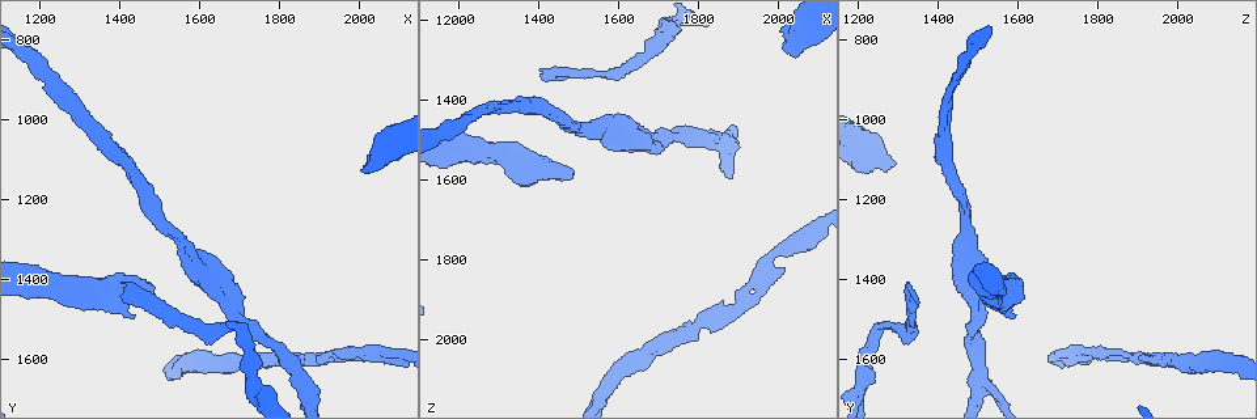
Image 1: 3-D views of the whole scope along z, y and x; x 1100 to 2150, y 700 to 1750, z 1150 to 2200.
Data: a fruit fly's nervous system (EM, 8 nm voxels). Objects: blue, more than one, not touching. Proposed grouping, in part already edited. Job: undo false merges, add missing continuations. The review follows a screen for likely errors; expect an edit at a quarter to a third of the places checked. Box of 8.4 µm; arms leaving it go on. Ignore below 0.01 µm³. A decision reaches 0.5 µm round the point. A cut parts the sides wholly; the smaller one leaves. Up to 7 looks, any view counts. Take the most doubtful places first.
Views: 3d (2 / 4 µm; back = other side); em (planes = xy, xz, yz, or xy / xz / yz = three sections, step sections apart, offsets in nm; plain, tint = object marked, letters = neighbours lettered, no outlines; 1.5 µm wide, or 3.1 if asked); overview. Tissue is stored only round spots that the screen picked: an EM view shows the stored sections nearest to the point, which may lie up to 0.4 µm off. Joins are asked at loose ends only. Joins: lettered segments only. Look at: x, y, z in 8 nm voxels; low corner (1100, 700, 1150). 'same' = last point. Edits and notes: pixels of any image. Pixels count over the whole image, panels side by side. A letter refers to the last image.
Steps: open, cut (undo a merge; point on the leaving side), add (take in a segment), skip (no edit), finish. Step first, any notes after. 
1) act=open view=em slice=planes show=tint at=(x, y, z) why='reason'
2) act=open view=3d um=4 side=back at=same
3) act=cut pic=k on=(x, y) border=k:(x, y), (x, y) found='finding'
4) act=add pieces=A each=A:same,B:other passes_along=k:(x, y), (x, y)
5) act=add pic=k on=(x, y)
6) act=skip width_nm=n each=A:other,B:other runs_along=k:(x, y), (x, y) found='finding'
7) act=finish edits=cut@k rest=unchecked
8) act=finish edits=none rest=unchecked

act=open view=3d um=2 at=(1415, 1415, 1330) why='end of a long branch'

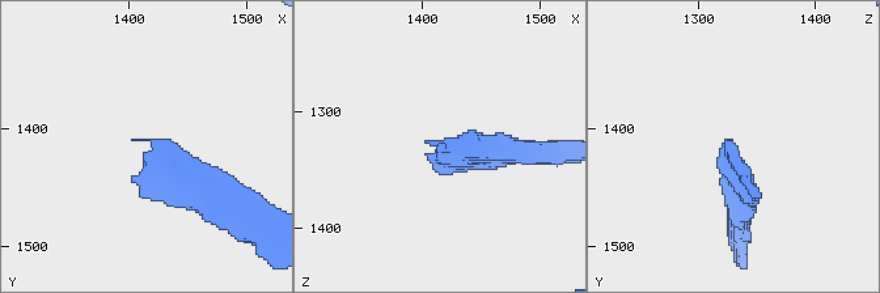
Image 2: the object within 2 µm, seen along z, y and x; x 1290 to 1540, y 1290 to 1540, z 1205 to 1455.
act=open view=em slice=planes show=letters at=(1410, 1408, 1326) why='now the EM'

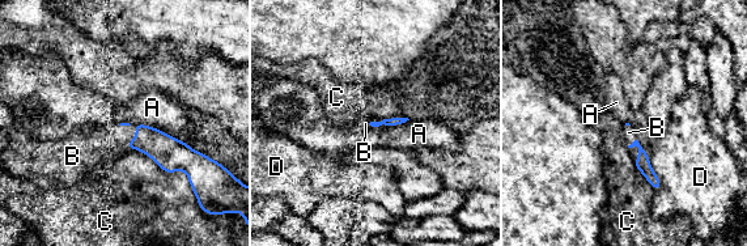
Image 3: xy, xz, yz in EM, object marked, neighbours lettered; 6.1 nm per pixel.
act=add pieces=B each=A:other,B:same,C:other,D:other passes_along=3:(169, 153), (136, 130), (104, 144) found='it goes on there'

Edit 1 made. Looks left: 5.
act=open view=overview

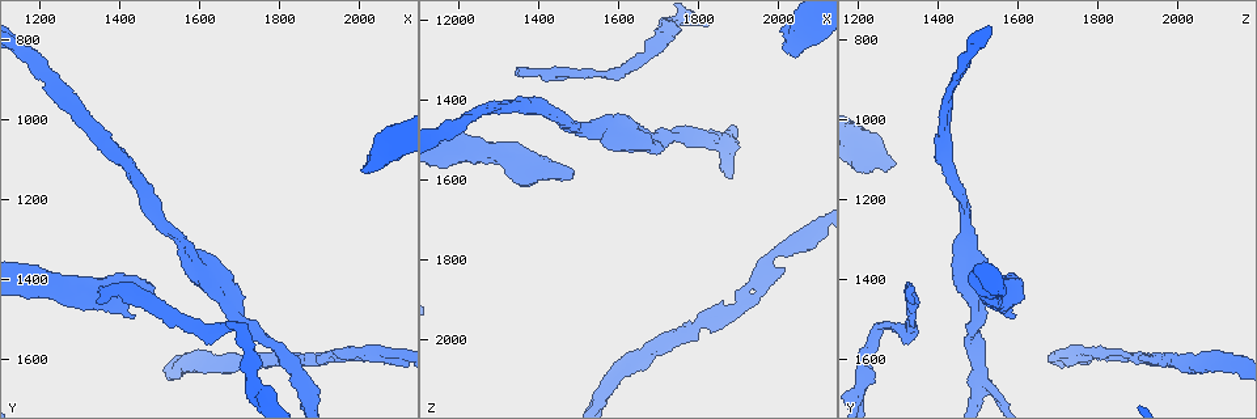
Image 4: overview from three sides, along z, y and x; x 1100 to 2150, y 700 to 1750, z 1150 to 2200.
act=open view=em slice=planes show=letters at=(2020, 1125, 1280) why='free end'

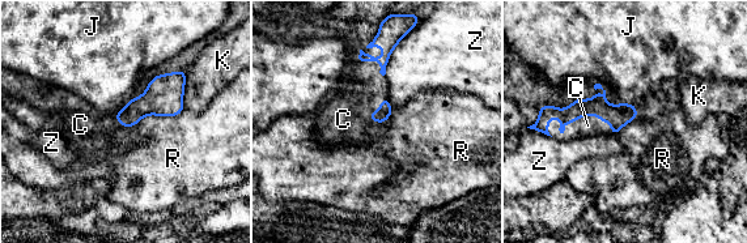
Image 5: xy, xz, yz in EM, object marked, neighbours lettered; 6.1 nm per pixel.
act=add pieces=C each=C:same,J:other,K:other,R:other,Z:other passes_along=5:(619, 115), (597, 115), (588, 126) found='it goes on there'

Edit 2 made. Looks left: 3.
act=open view=em slice=xy step=4 show=letters at=(1860, 1645, 1510) why='three-way junction'

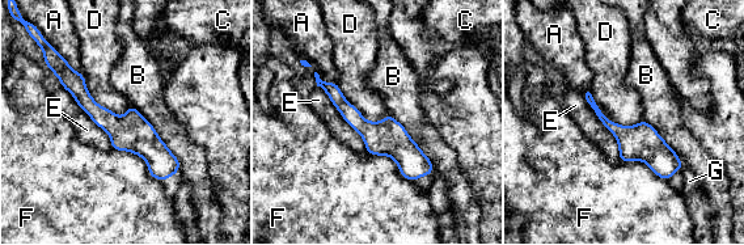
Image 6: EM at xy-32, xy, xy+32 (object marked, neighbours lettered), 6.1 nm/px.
act=skip each=A:other,B:other,C:other,D:other,E:other,F:other,G:other border=6:(590, 88), (611, 121), (643, 121) found='all the same neuron'

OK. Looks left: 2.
act=finish edits=add@3,add@5 rest=unchecked

